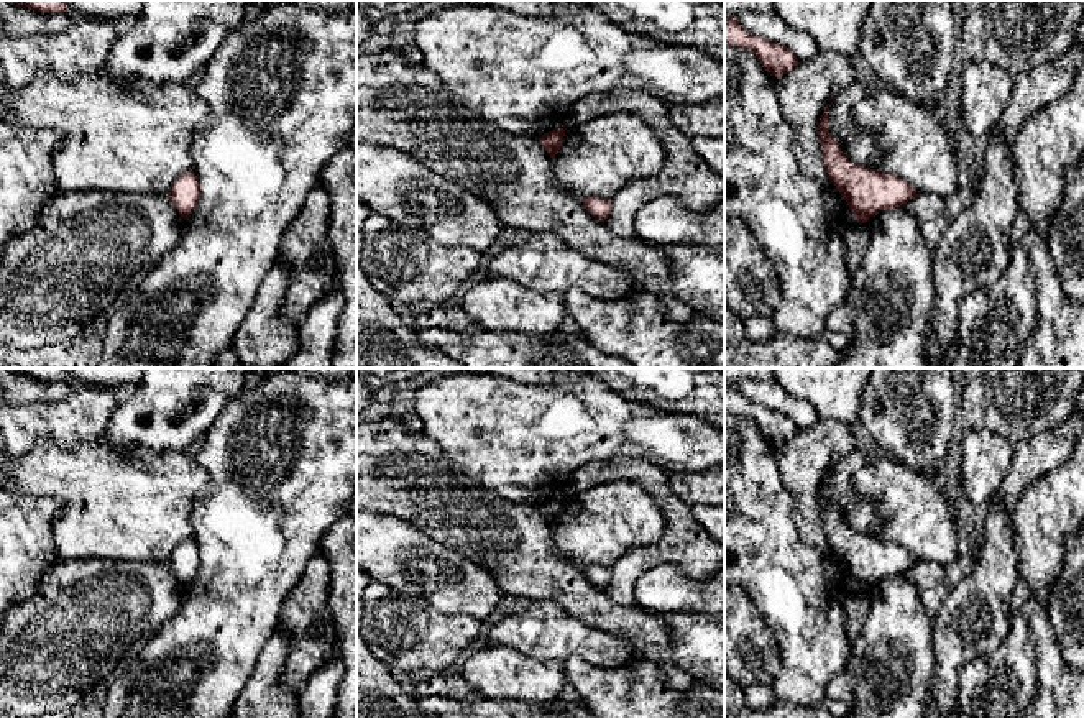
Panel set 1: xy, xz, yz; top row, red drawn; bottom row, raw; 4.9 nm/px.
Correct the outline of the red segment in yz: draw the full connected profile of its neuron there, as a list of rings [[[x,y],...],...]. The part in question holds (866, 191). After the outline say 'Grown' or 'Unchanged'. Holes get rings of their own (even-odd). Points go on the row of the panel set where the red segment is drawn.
[[[826,108],[820,118],[820,145],[828,177],[844,197],[857,222],[866,223],[879,210],[903,207],[916,196],[916,191],[902,177],[849,161],[829,133]]]. Unchanged

